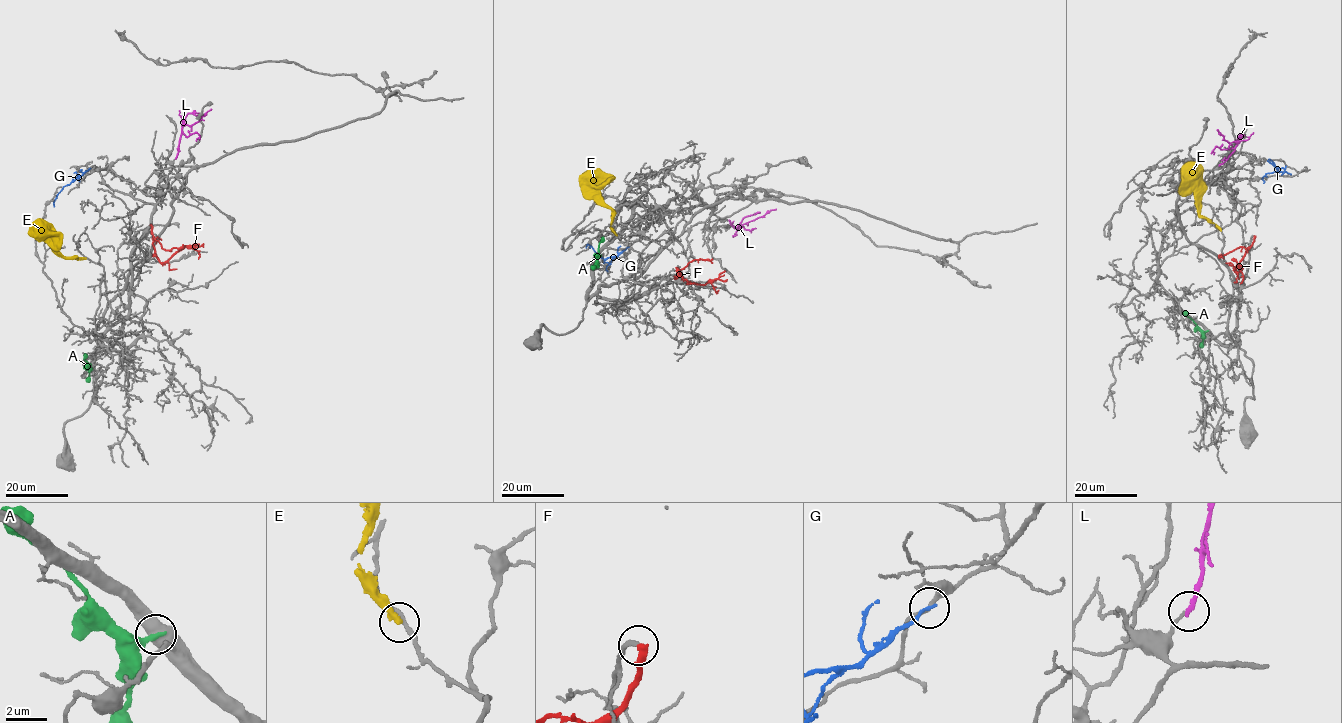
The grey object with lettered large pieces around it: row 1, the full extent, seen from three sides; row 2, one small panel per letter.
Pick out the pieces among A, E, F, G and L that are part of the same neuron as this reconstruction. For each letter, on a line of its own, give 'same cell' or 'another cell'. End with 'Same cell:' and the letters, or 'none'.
A: another cell
E: another cell
F: another cell
G: another cell
L: another cell
Same cell: none

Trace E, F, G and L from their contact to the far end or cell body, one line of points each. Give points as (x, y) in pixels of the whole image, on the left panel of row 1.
E: (85, 258), (61, 255), (47, 226), (35, 222)
F: (150, 225), (155, 251), (160, 262), (166, 262), (185, 247), (198, 251), (198, 259)
G: (89, 168), (63, 187), (53, 202), (54, 207)
L: (176, 158), (182, 127), (193, 125), (211, 109)

